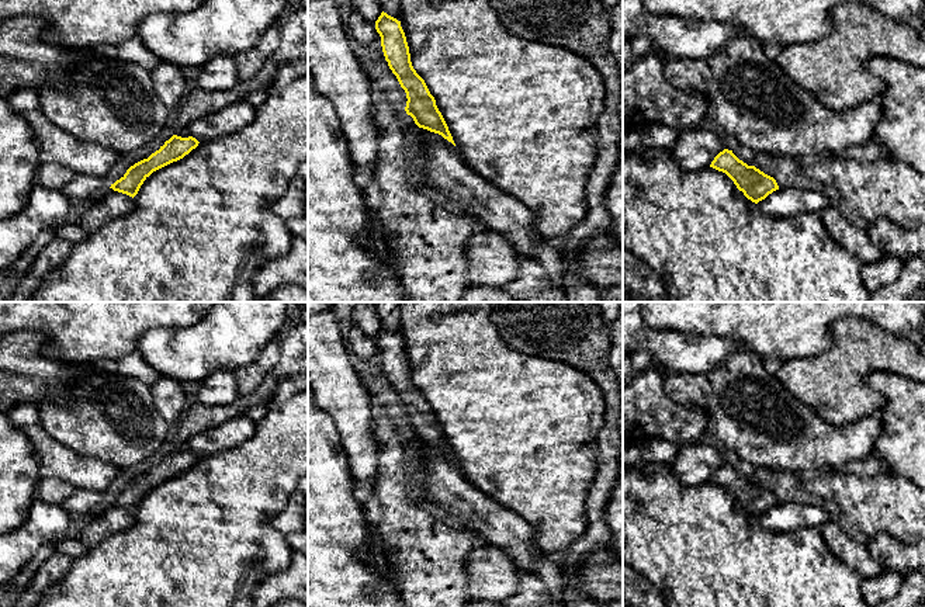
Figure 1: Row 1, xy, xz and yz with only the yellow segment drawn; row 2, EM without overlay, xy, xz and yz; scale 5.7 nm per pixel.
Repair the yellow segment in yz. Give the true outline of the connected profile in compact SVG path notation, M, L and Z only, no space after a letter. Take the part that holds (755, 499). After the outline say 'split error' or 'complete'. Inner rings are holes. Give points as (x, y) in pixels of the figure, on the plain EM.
M728 464L720 466L710 482L725 488L734 496L737 503L755 518L779 504L773 492L765 489L755 481L748 481Z; complete

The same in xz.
M382 326L375 336L375 344L381 351L385 375L406 407L406 429L413 433L419 443L439 448L455 461L434 412L412 381L401 336Z; complete

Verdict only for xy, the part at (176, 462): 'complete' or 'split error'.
complete

